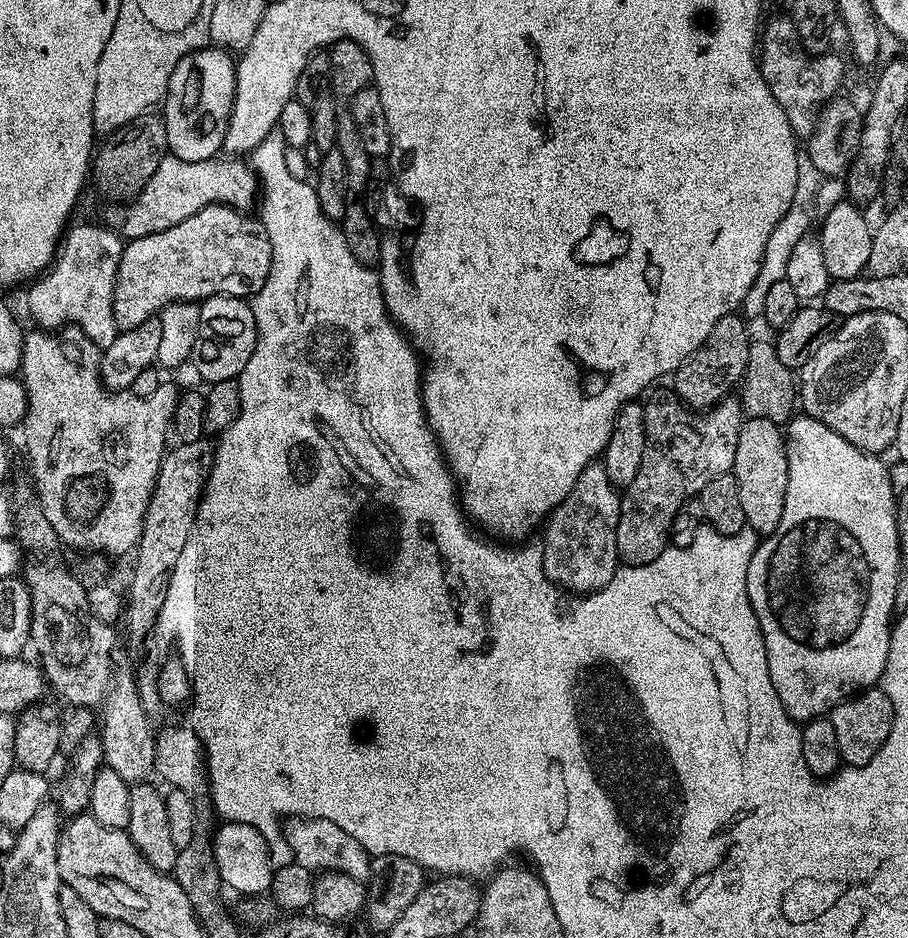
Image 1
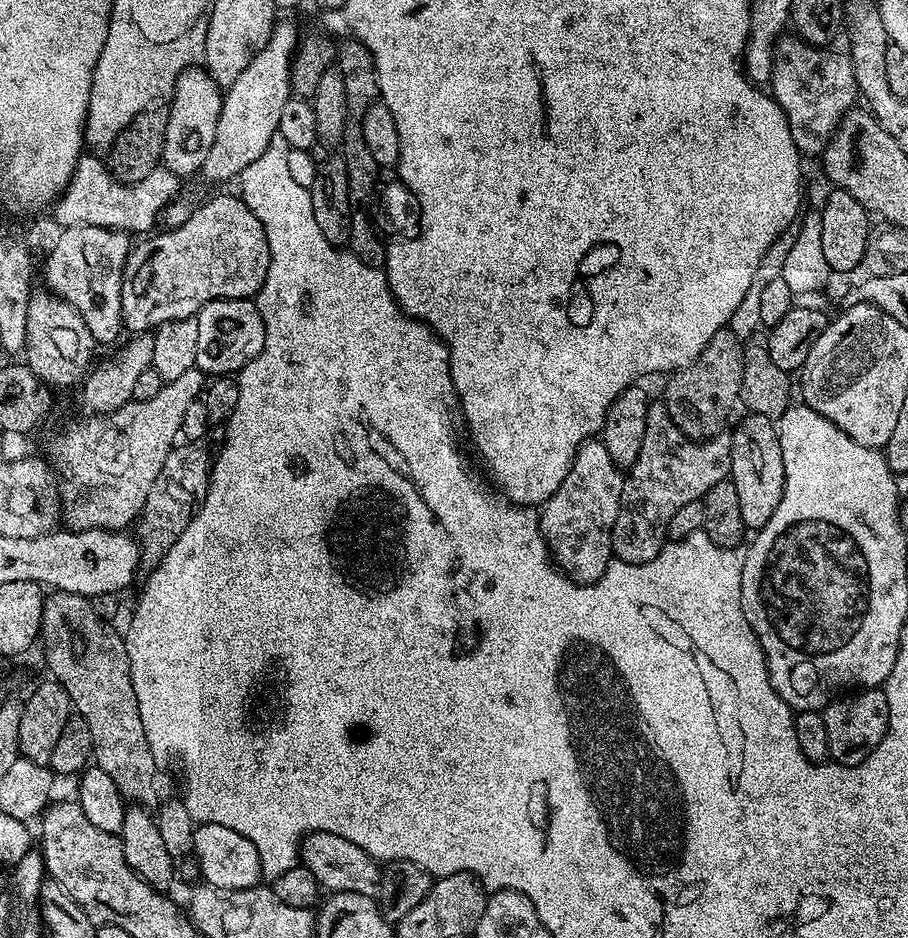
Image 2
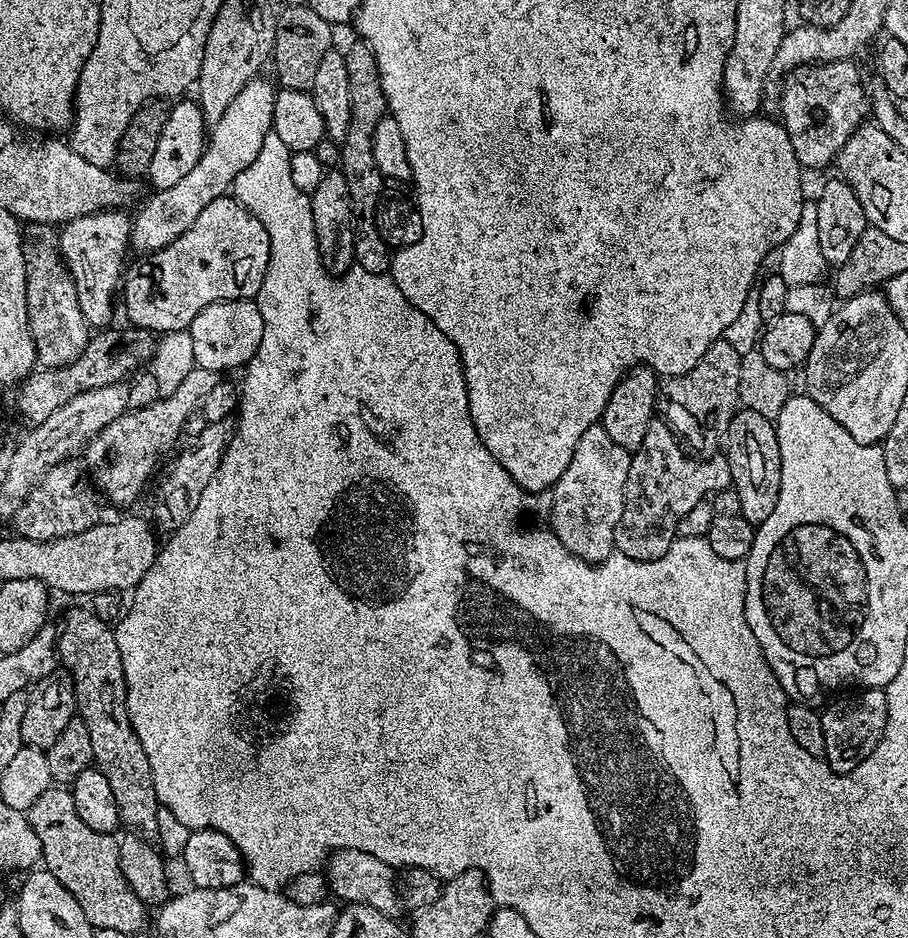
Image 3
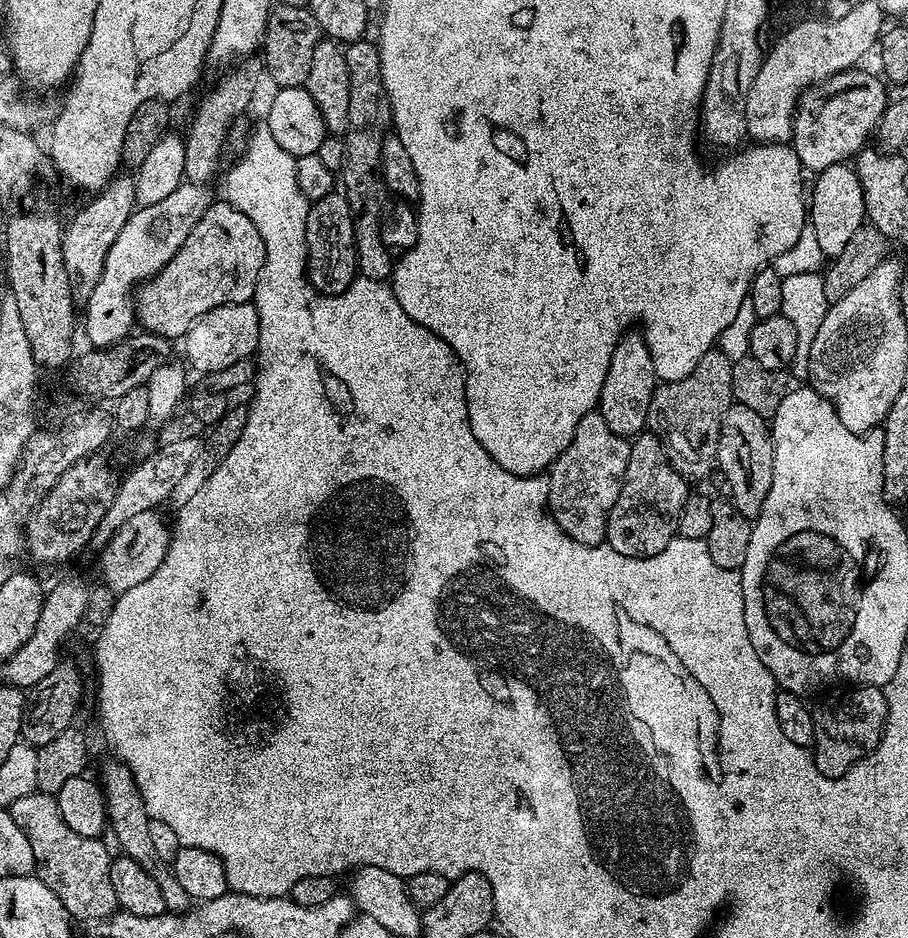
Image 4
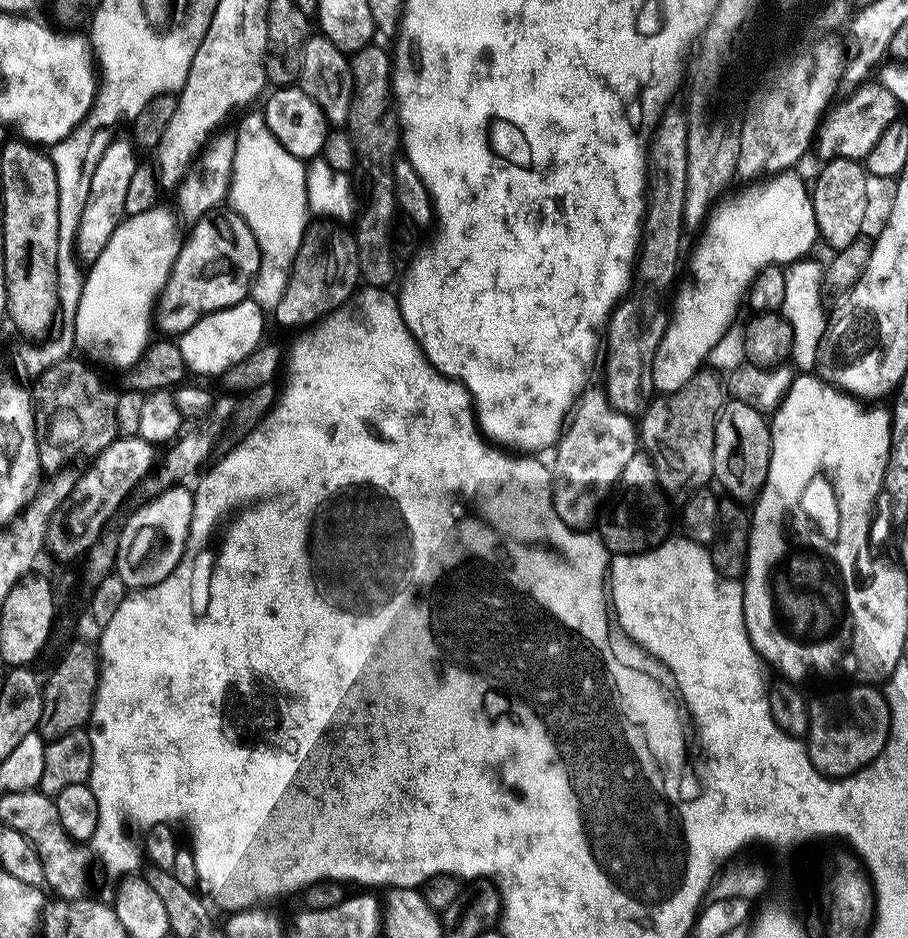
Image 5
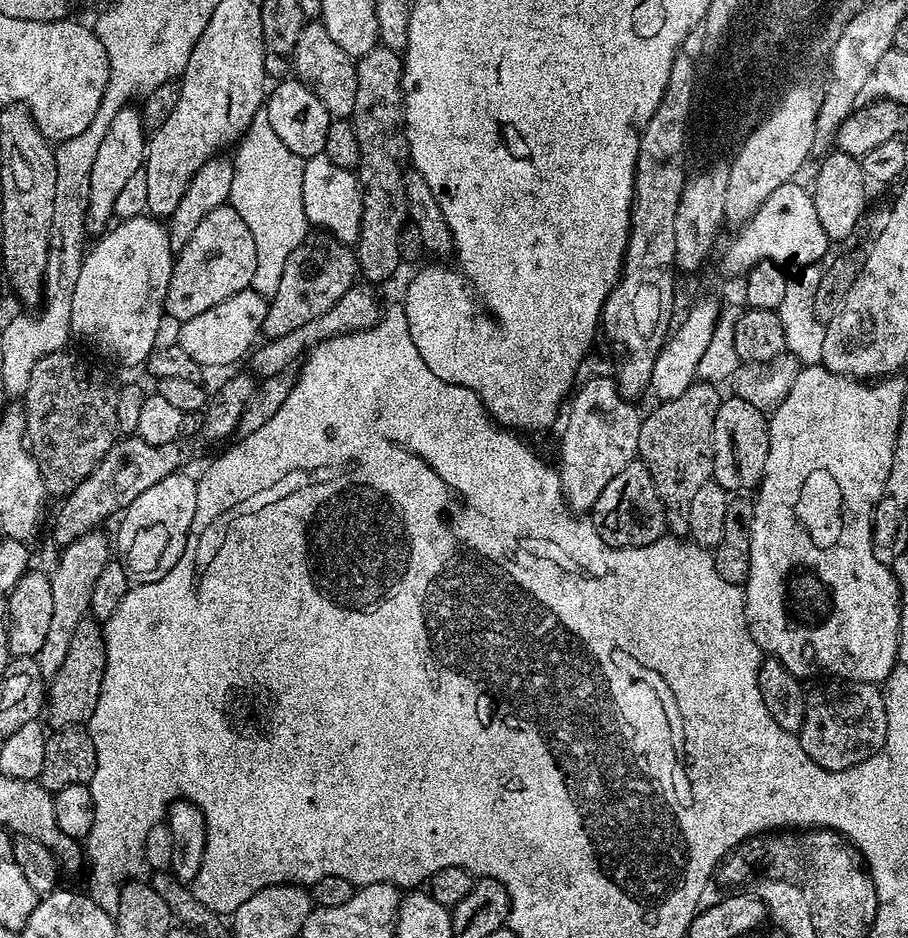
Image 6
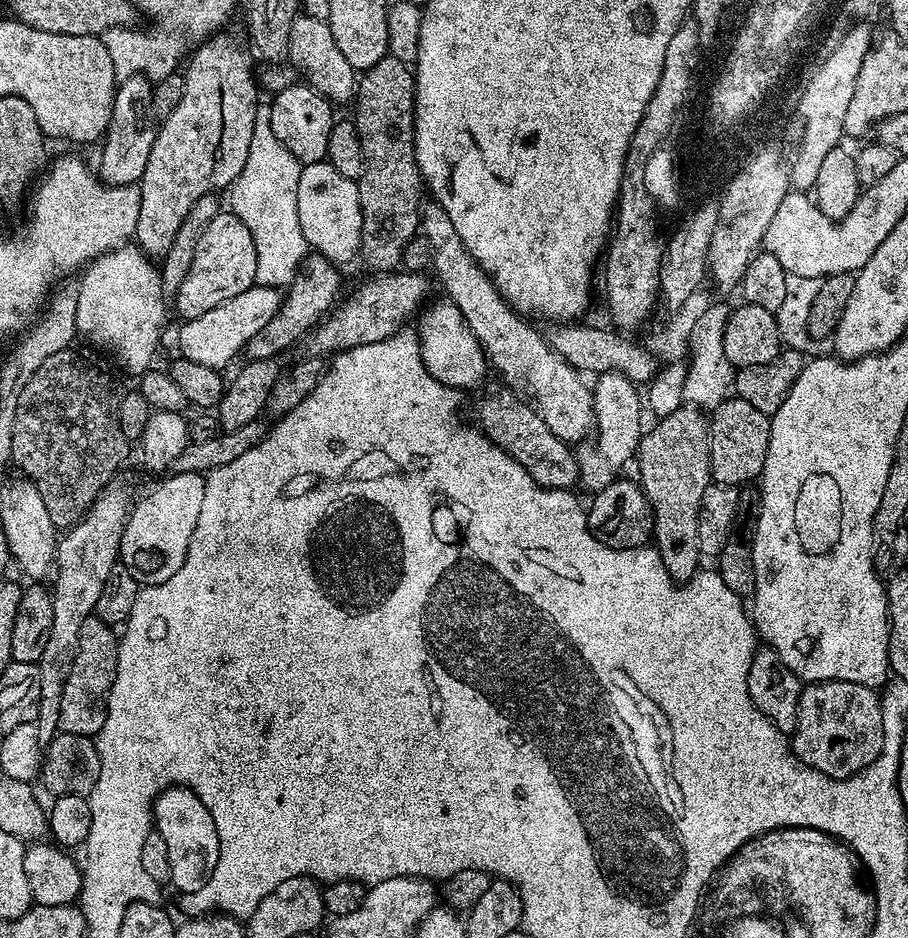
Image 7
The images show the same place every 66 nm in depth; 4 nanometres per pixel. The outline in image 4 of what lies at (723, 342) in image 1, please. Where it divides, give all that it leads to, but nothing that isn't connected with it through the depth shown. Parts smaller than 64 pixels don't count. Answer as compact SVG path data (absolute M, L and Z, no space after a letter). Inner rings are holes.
M713 350L696 363L686 378L661 383L654 394L652 411L655 419L660 419L669 428L667 447L686 472L688 467L689 477L704 476L717 463L722 447L724 420L734 403L736 382L733 369L734 361L726 353Z

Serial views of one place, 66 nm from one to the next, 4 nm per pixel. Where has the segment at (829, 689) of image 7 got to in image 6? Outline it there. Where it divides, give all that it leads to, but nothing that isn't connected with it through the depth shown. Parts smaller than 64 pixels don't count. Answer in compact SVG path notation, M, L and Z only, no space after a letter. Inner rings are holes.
M846 680L828 682L825 688L807 693L804 721L799 730L800 745L812 761L828 772L846 772L870 758L886 742L886 702L875 684Z

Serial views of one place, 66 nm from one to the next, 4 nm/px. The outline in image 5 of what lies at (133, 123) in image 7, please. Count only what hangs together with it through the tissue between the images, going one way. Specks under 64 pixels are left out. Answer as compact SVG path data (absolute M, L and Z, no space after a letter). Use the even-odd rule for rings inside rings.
M113 139L105 150L98 166L94 170L94 178L90 182L90 198L86 202L86 210L82 210L82 222L78 222L76 235L77 249L84 248L89 254L100 252L110 242L110 234L119 226L126 215L128 207L127 195L130 194L130 182L137 179L136 173L137 149L131 139Z

